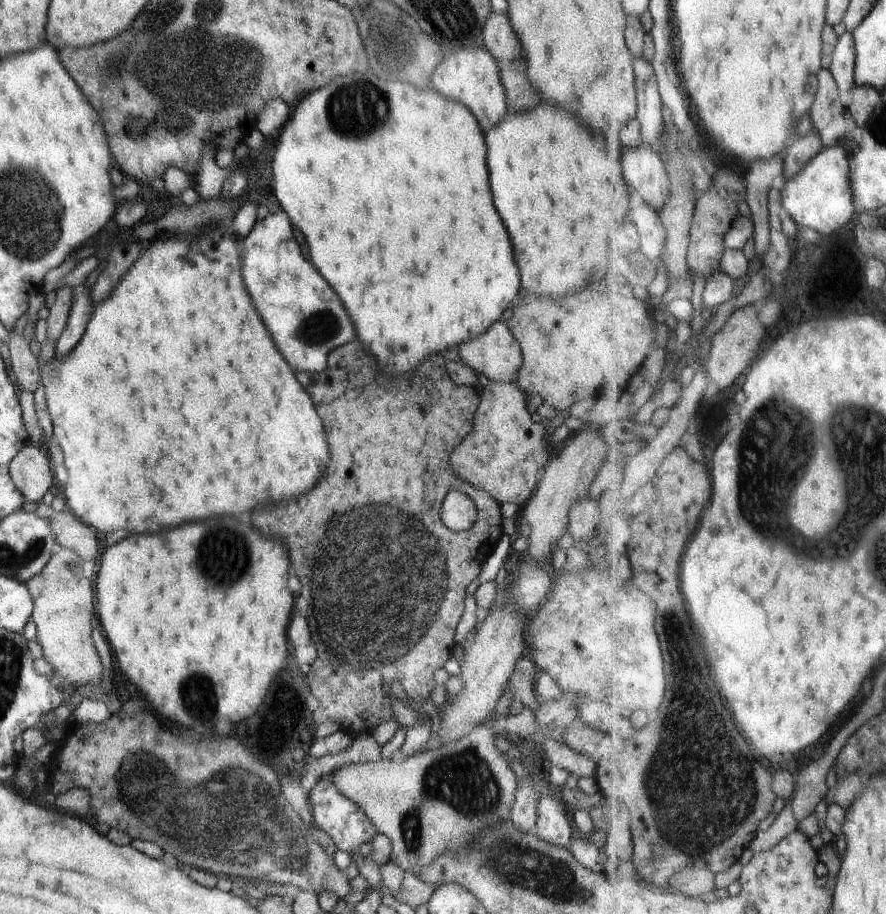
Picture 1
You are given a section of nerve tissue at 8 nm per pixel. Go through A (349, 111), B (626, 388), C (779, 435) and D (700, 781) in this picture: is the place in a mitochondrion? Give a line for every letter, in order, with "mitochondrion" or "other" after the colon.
A: mitochondrion
B: other
C: mitochondrion
D: mitochondrion

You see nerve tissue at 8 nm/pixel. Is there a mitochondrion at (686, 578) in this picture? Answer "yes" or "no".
no

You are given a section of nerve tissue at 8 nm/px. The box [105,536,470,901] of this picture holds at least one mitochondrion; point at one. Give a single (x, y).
(228, 827)

